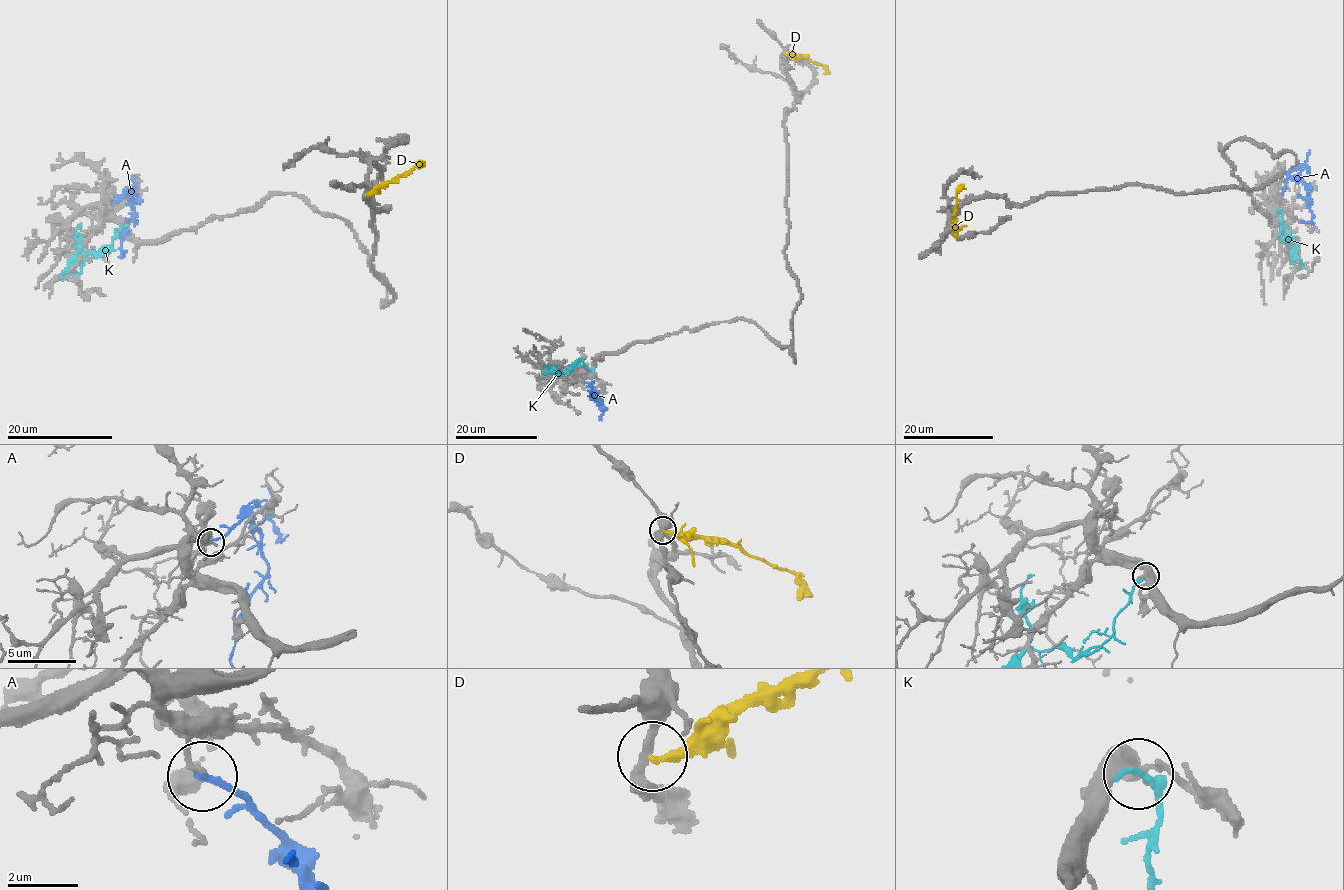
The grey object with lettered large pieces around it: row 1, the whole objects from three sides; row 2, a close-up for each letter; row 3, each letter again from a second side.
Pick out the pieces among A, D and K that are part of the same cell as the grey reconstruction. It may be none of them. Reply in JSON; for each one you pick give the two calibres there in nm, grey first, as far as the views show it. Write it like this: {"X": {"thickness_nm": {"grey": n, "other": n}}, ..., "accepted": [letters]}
{"accepted": []}

